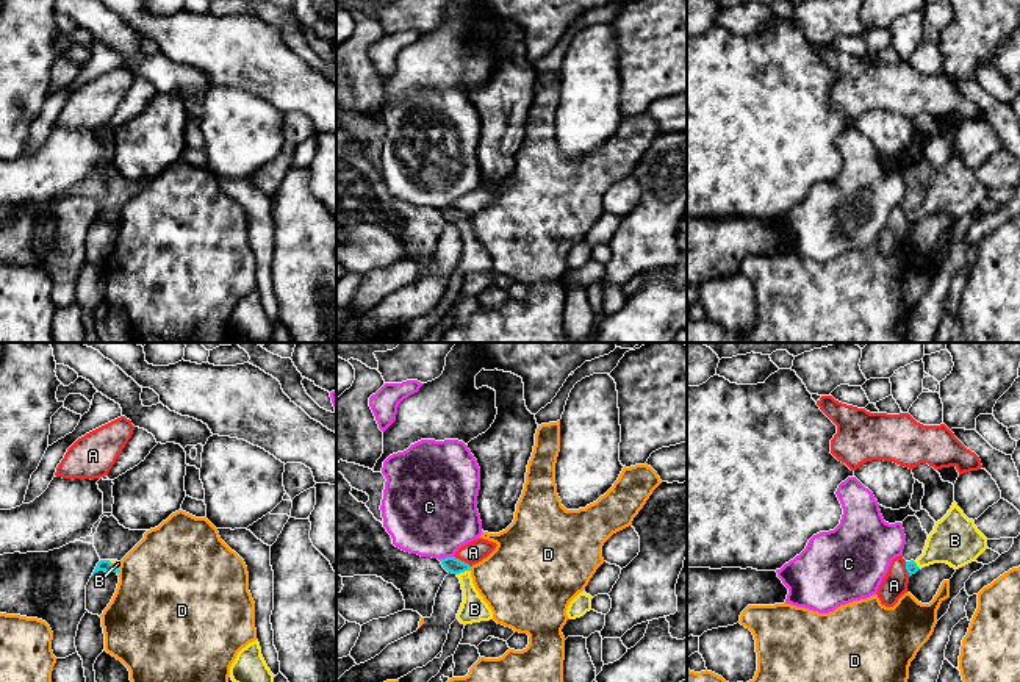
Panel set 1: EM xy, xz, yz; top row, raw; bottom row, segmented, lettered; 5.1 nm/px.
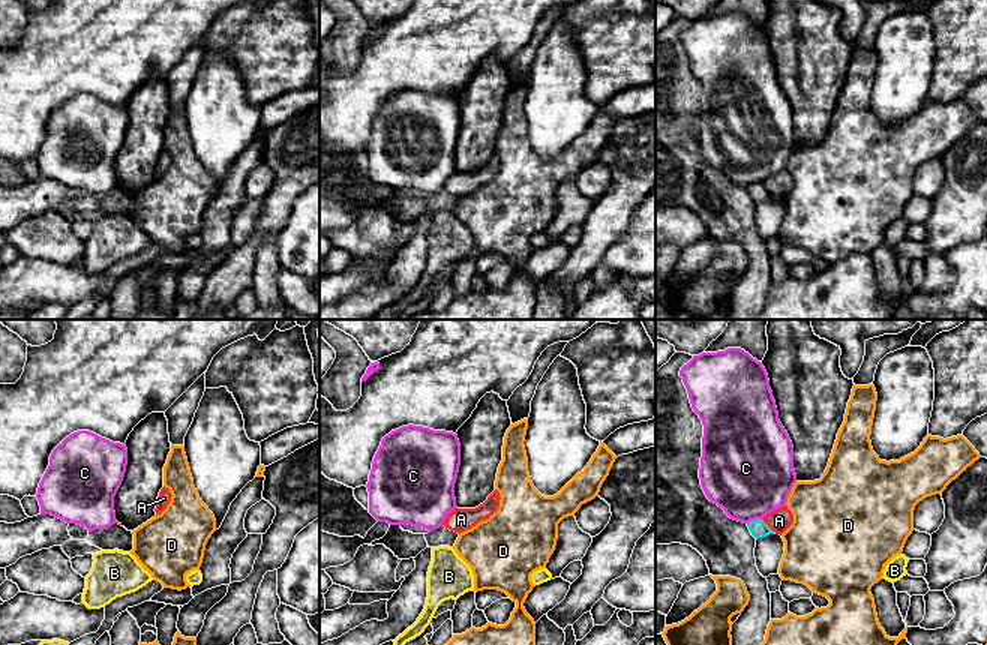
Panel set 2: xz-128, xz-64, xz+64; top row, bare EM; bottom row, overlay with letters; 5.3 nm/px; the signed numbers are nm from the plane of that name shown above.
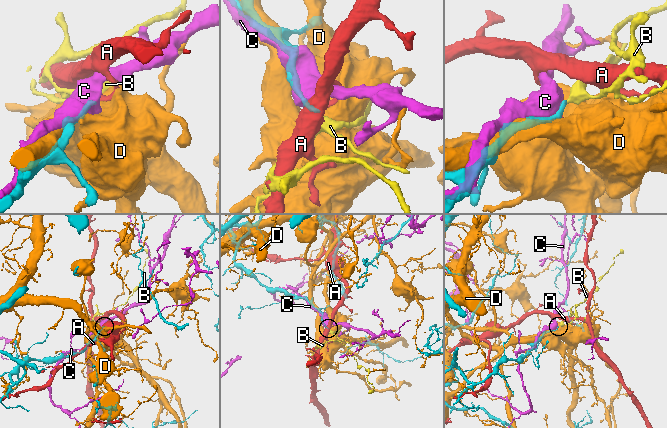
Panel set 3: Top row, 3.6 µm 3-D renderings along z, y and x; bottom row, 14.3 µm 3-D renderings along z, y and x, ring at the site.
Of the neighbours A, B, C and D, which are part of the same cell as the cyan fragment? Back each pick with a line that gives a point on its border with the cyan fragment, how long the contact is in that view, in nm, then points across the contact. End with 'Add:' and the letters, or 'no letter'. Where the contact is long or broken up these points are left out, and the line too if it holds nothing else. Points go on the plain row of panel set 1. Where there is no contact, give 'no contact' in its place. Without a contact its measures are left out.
B: contact xz (462, 221); length 70 nm; way xz (452, 215), (462, 221), (474, 258)
Add: B

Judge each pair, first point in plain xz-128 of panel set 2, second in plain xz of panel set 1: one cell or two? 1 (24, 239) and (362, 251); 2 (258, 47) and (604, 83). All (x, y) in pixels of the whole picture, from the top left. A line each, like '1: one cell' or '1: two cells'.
1: one cell
2: two cells

